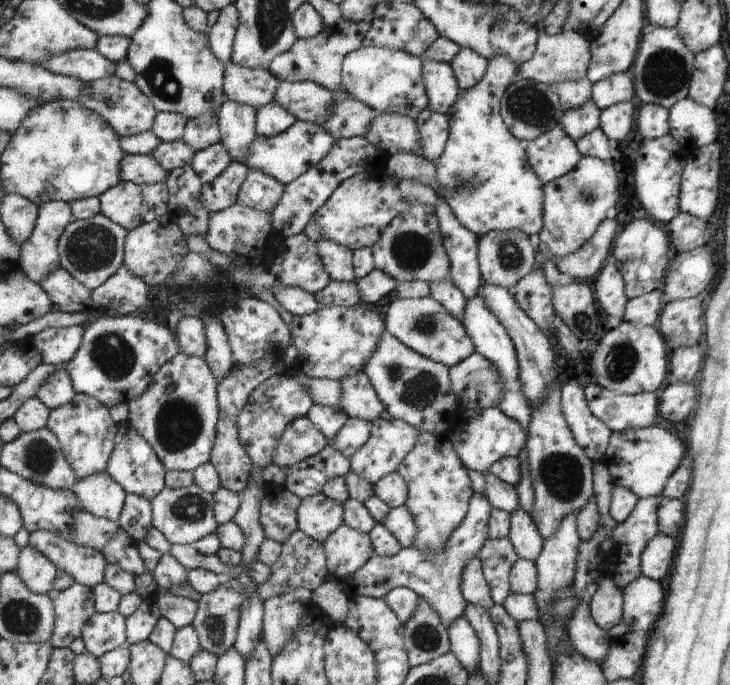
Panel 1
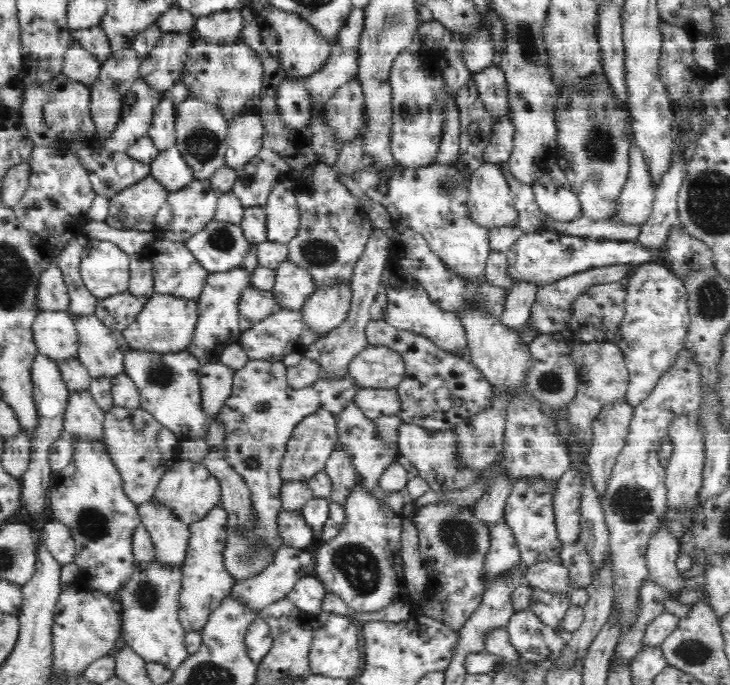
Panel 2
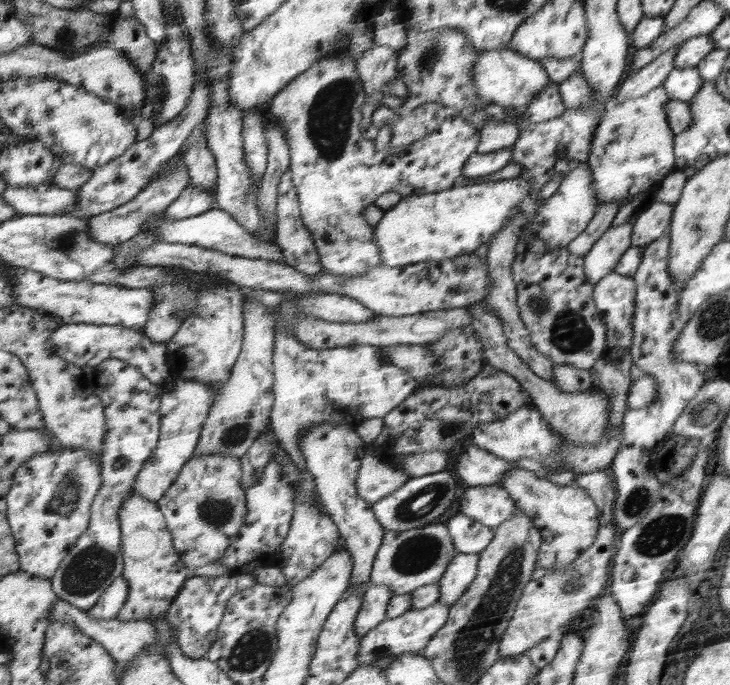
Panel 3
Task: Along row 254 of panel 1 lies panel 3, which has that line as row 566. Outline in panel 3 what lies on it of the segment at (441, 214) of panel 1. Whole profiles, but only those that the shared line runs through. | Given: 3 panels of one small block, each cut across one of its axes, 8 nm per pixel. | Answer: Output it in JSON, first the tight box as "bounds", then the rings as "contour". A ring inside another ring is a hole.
{"bounds":[438,553,478,608],"contour":[[[458,553],[447,571],[443,574],[442,580],[438,582],[440,598],[439,601],[450,608],[456,604],[467,588],[476,578],[478,555]]]}

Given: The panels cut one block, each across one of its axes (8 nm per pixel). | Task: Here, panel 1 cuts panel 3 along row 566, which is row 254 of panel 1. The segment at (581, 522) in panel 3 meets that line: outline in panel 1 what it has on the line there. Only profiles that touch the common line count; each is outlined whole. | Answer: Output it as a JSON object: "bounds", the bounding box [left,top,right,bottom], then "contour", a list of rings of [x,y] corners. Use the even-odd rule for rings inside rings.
{"bounds":[535,156,619,261],"contour":[[[583,156],[576,168],[567,172],[564,176],[559,176],[558,179],[547,182],[544,192],[543,230],[535,238],[537,252],[539,253],[540,260],[552,257],[556,261],[560,257],[572,254],[572,252],[584,245],[596,232],[598,225],[606,218],[606,210],[616,206],[619,195],[618,176],[611,160],[605,161],[598,157]]]}

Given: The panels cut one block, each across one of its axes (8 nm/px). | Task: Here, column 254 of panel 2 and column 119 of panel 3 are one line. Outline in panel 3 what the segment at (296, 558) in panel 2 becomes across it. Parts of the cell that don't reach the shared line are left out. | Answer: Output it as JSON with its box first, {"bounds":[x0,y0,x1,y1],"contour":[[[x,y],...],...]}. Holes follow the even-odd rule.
{"bounds":[89,577,131,619],"contour":[[[126,577],[117,578],[97,605],[89,611],[90,614],[97,619],[118,618],[129,602],[130,589],[131,584]]]}

